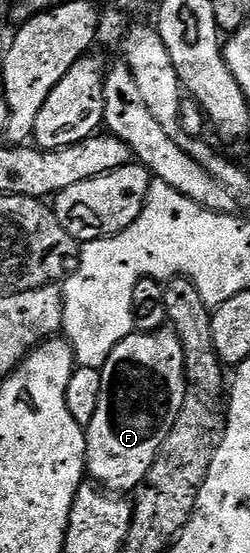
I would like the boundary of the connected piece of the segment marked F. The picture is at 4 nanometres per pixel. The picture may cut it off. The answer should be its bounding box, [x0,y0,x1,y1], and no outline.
[85,326,188,493]

